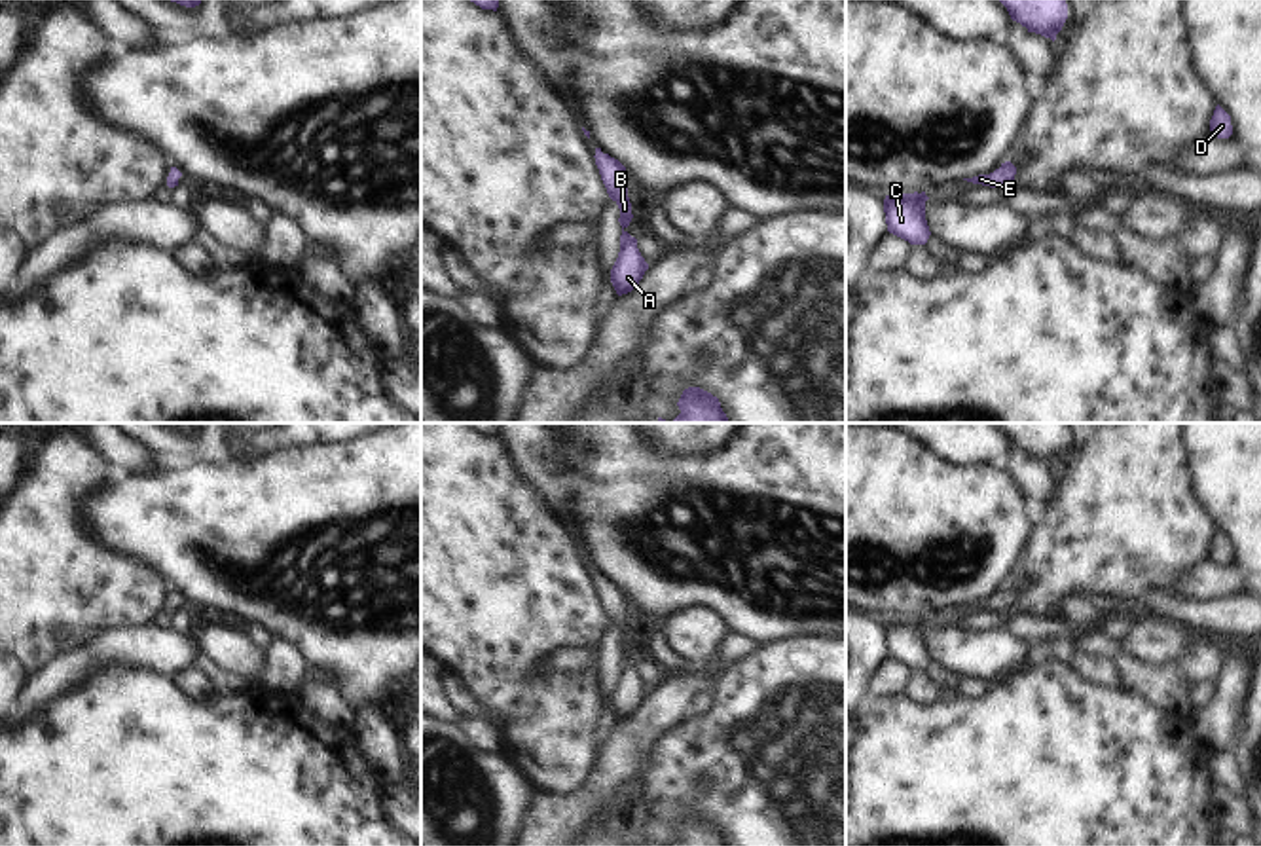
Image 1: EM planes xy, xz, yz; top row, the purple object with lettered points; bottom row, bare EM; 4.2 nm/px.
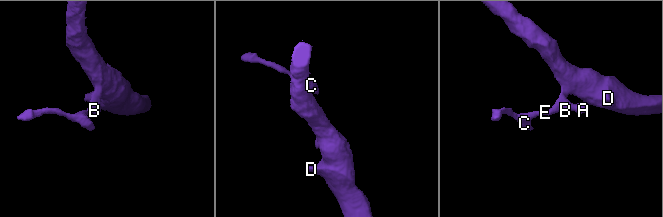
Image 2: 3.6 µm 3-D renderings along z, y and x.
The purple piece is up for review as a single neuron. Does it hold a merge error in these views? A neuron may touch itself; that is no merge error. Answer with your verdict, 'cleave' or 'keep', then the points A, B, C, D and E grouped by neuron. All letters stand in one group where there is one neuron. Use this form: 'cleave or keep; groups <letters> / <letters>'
keep; groups A B C D E

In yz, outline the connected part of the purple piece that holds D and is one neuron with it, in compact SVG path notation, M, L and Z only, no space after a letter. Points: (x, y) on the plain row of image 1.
M1217 529L1210 544L1210 556L1217 563L1229 563L1233 560L1231 541Z

